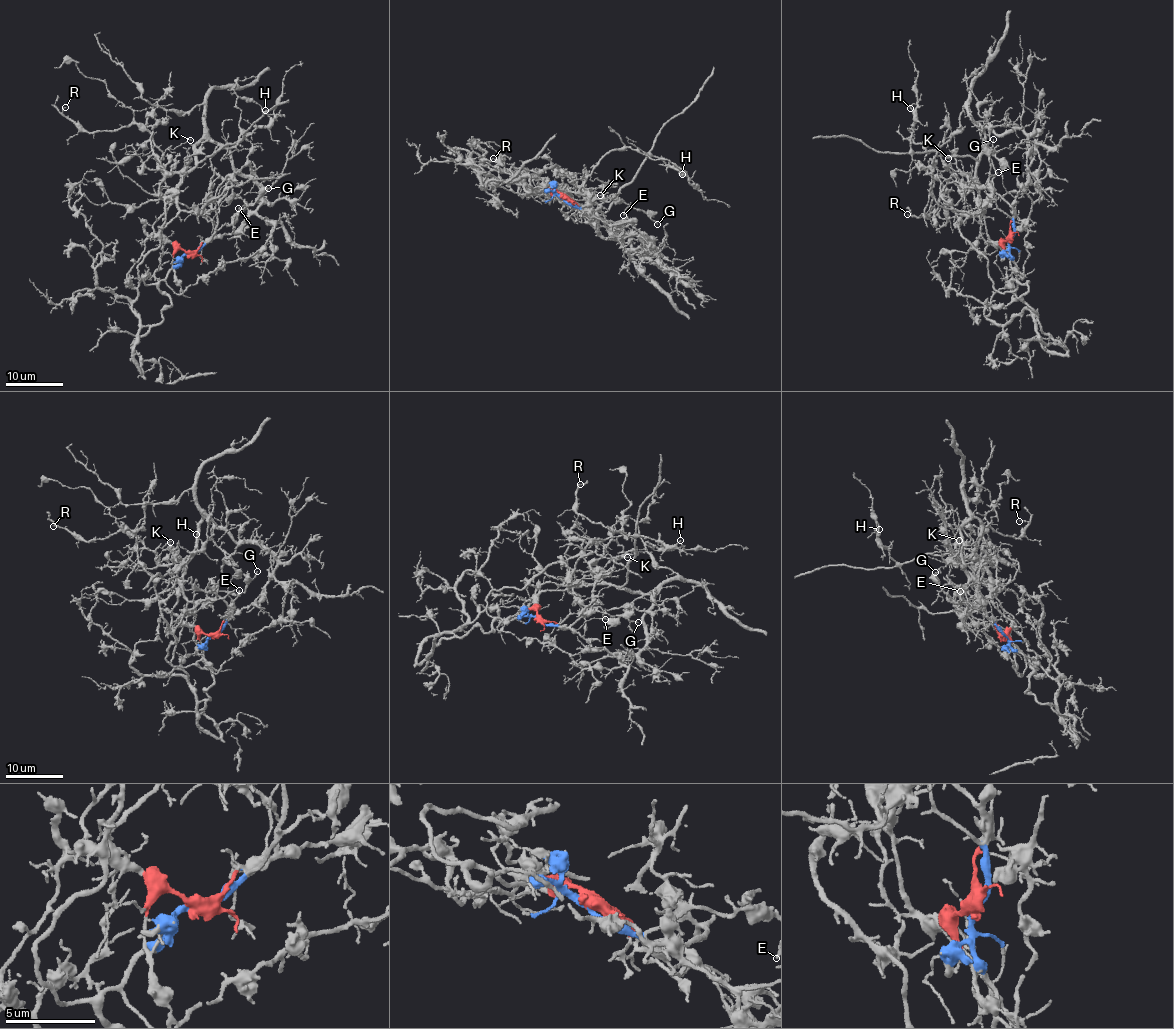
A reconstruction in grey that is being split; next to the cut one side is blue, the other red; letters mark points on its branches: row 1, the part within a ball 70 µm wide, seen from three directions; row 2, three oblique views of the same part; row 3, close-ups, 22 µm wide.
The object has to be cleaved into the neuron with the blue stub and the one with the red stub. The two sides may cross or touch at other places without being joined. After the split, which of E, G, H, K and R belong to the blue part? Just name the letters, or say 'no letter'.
E, G

